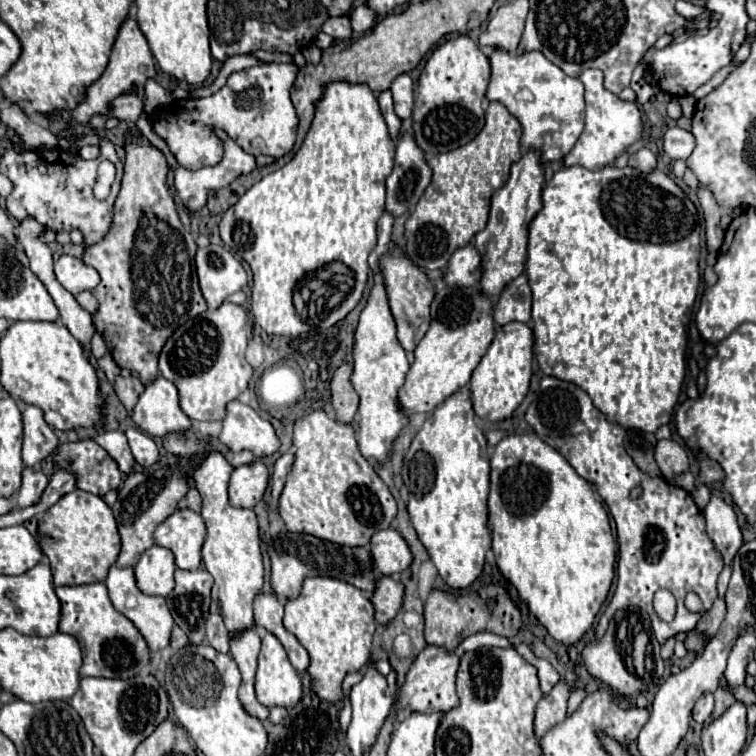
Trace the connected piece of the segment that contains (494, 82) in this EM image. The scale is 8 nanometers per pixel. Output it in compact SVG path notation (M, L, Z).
M494 49L490 55L492 77L486 97L502 103L522 125L522 151L538 151L542 163L560 161L570 153L584 129L584 87L578 79L568 77L560 67L550 63L540 51L510 55Z

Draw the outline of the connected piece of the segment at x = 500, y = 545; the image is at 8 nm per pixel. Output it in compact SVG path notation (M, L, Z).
M536 433L504 437L492 453L490 467L488 525L492 529L496 565L518 589L528 609L538 617L548 633L556 641L572 645L592 627L614 579L616 543L604 503L598 499L592 483L582 479L558 451L546 445Z

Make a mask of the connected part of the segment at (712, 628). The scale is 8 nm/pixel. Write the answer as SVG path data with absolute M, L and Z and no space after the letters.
M718 597L718 599L714 601L712 609L710 609L706 615L702 615L702 619L700 619L700 623L698 623L698 629L704 631L706 635L714 635L714 633L718 631L720 623L722 623L724 615L726 615L726 601Z

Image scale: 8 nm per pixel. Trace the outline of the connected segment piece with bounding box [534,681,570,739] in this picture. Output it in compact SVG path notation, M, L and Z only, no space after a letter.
M564 681L556 683L550 693L546 693L538 705L536 705L536 721L534 721L534 731L536 737L544 737L544 733L554 727L556 723L566 719L566 701L570 697L570 689Z

